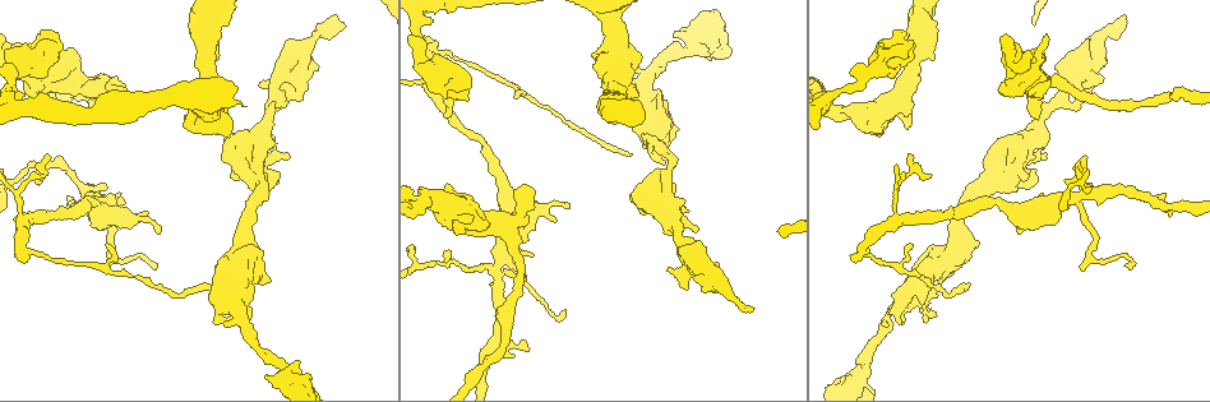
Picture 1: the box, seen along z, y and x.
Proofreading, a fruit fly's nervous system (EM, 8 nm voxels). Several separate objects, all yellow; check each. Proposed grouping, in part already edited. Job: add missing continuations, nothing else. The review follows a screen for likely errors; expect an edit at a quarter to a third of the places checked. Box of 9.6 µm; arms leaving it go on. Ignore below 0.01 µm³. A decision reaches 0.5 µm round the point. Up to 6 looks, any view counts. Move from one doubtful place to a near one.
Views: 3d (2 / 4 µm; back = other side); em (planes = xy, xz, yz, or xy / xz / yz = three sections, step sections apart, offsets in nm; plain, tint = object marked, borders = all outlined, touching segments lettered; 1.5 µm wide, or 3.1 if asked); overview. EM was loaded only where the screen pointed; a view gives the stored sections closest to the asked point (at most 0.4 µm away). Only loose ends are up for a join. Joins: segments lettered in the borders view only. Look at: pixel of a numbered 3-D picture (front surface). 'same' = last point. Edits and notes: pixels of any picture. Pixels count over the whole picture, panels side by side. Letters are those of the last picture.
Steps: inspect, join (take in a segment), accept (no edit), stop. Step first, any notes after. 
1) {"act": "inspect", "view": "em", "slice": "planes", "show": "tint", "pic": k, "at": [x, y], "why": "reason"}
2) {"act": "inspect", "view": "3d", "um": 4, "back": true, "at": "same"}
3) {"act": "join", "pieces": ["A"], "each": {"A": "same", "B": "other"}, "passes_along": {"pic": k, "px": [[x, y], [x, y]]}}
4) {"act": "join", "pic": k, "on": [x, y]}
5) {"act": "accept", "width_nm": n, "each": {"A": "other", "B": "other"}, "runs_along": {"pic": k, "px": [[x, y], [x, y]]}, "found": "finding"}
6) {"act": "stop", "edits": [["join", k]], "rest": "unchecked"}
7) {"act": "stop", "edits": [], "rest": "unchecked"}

{"act": "inspect", "view": "em", "slice": "planes", "show": "borders", "pic": 1, "at": [1127, 21], "why": "tapers out"}

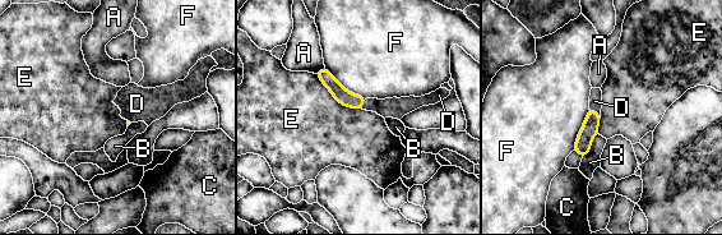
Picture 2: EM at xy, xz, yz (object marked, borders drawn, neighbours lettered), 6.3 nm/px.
{"act": "join", "pieces": ["D"], "longest_contact_nm": ["E", 380], "each": {"A": "other", "B": "other", "C": "other", "D": "same", "E": "other", "F": "other"}, "passes_along": {"pic": 2, "px": [[589, 129], [596, 113], [596, 93]]}, "found": "it goes on there"}

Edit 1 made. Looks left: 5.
{"act": "inspect", "view": "overview", "why": "redraw"}

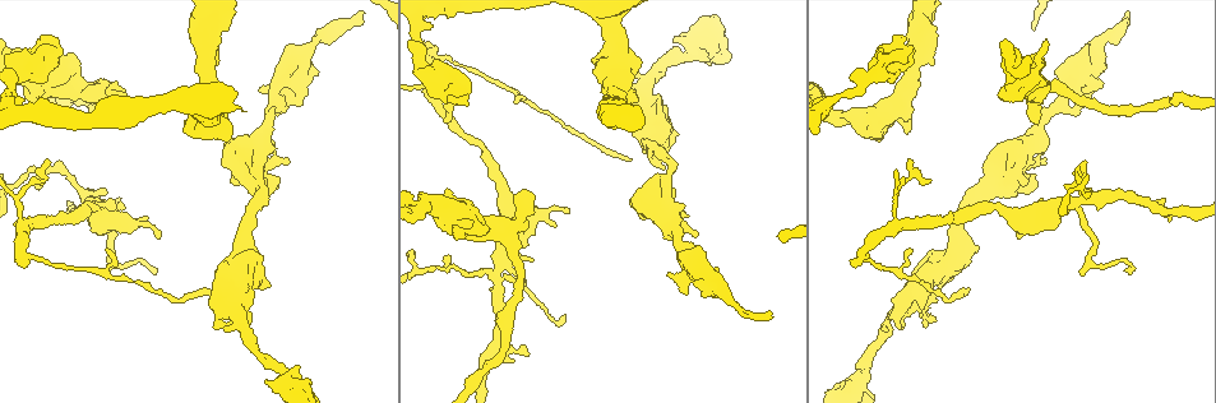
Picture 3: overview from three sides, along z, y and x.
{"act": "inspect", "view": "3d", "um": 4, "pic": 3, "at": [450, 255], "why": "free end"}

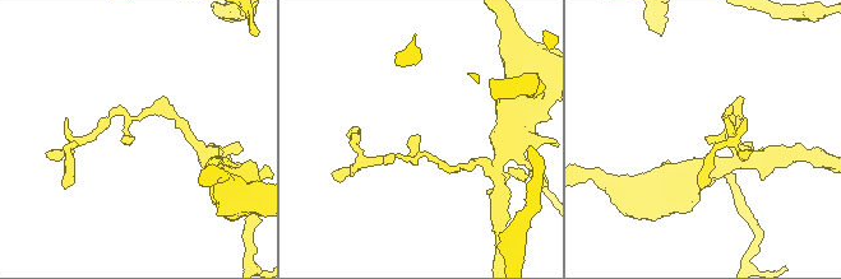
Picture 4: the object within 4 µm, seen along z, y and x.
{"act": "inspect", "view": "em", "slice": "planes", "show": "borders", "pic": 4, "at": [418, 136]}

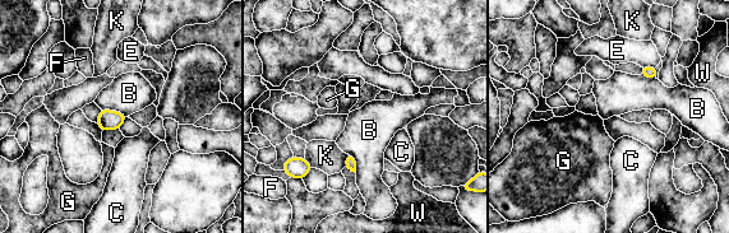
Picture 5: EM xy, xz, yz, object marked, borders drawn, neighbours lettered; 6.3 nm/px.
{"act": "accept", "each": {"B": "other", "C": "other", "E": "other", "F": "other", "G": "other", "K": "other", "W": "other"}, "border": {"pic": 5, "px": [[101, 108], [119, 111], [127, 116]]}, "found": "no lettered segment goes on from it"}

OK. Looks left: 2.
{"act": "inspect", "view": "em", "slice": "planes", "show": "borders", "pic": 3, "at": [1080, 112], "why": "an open end"}

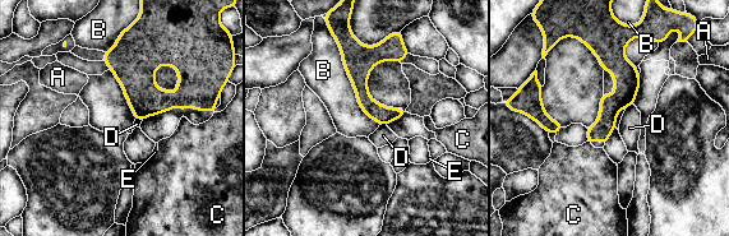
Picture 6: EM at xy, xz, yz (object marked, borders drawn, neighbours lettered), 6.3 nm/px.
{"act": "accept", "each": {"A": "other", "B": "other", "C": "other", "D": "other", "E": "other"}, "border": {"pic": 6, "px": [[333, 37], [359, 106], [381, 124]]}, "found": "none of them fits"}

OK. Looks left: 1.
{"act": "stop", "edits": [["join", 2]], "rest": "unchecked"}

